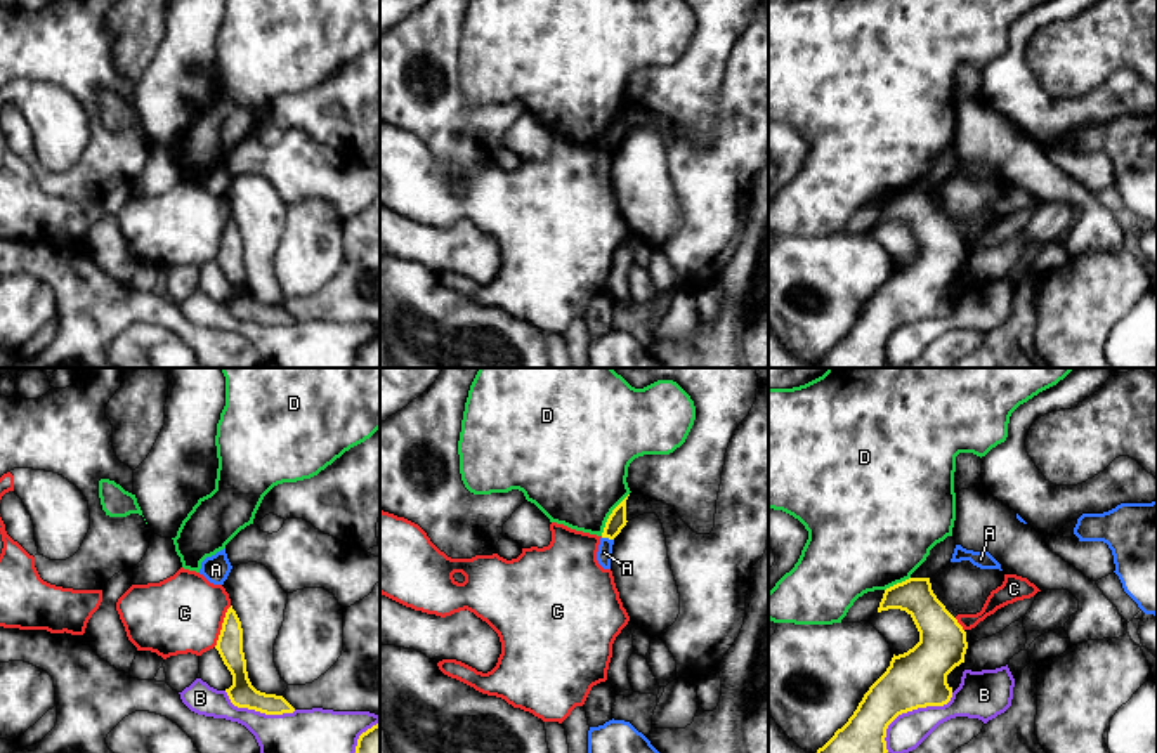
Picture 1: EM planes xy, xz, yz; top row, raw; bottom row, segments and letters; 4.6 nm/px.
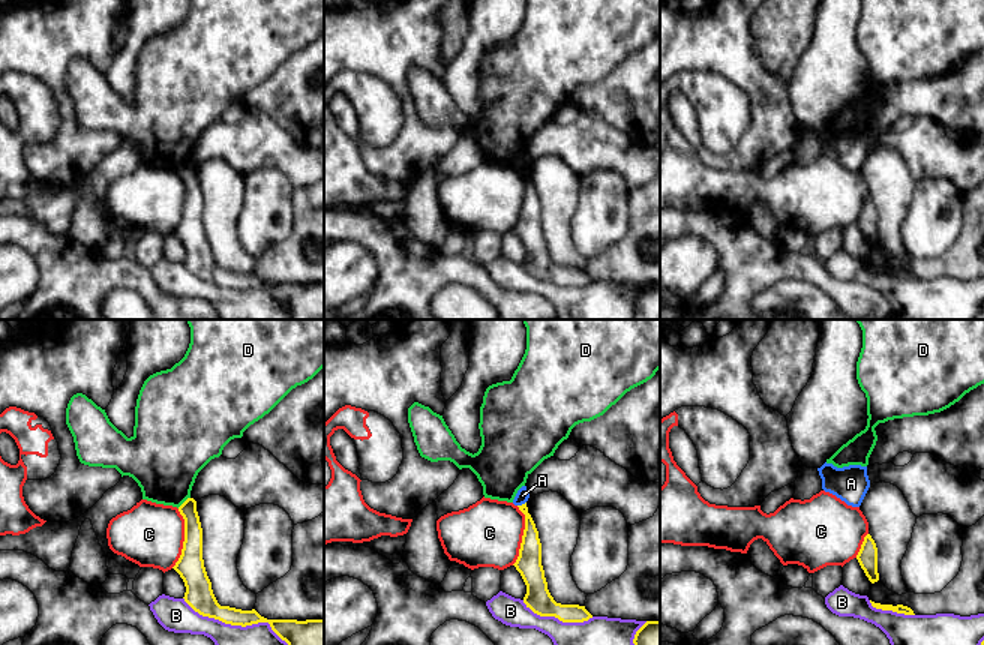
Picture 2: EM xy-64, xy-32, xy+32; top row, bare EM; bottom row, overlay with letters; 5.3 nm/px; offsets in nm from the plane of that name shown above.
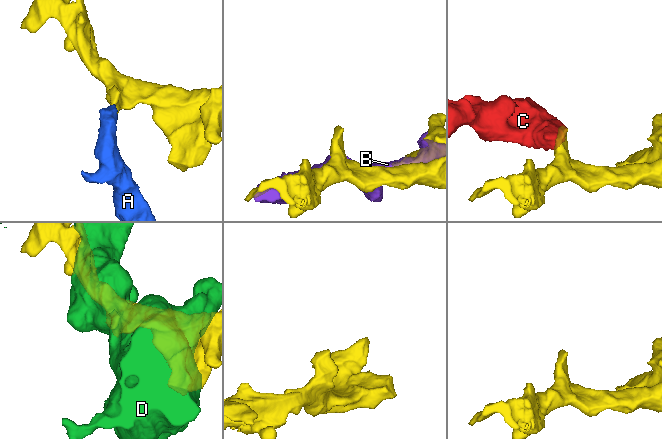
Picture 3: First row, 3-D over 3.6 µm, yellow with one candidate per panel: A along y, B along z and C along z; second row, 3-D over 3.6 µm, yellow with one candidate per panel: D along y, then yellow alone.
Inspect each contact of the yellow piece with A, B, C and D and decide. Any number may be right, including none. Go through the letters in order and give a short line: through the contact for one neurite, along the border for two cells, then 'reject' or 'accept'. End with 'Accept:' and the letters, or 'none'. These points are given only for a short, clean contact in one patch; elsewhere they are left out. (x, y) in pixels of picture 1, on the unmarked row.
A: line xz (602, 148), (613, 151); reject
B: reject
C: reject
D: reject
Accept: none

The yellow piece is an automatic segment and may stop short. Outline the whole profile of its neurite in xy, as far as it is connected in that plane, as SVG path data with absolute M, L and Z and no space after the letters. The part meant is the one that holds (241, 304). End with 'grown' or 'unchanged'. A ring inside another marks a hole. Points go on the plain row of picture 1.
M232 217L226 224L215 260L232 286L232 297L226 300L226 304L234 318L255 321L265 326L295 323L283 307L265 305L252 297L243 264L243 239Z; unchanged

